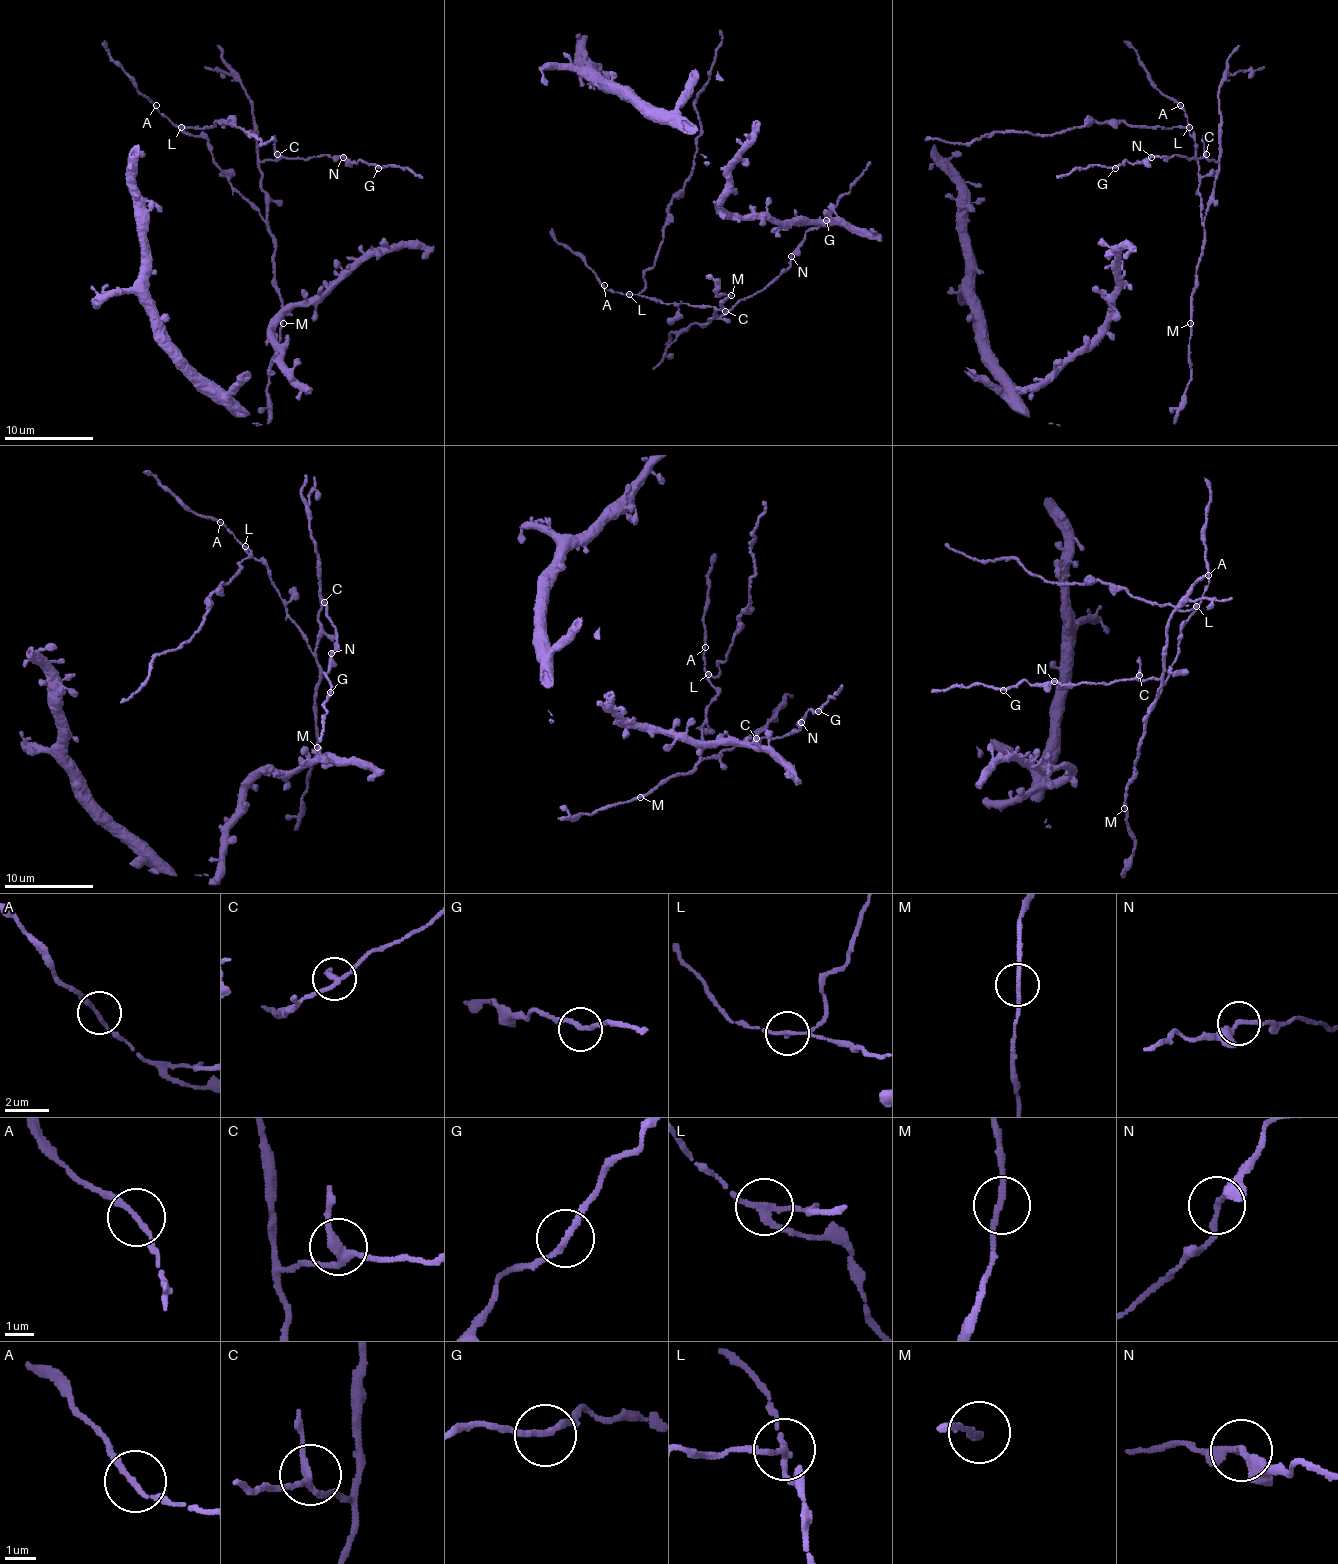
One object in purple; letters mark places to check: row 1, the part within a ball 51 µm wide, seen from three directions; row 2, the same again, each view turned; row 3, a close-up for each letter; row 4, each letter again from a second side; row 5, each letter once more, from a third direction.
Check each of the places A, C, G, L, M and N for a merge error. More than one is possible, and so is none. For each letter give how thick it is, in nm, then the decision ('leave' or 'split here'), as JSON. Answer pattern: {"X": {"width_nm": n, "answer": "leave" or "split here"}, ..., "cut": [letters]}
{"A": {"width_nm": 180, "answer": "leave"}, "C": {"width_nm": 220, "answer": "leave"}, "G": {"width_nm": 200, "answer": "leave"}, "L": {"width_nm": 180, "answer": "split here"}, "M": {"width_nm": 200, "answer": "leave"}, "N": {"width_nm": 260, "answer": "leave"}, "cut": ["L"]}

